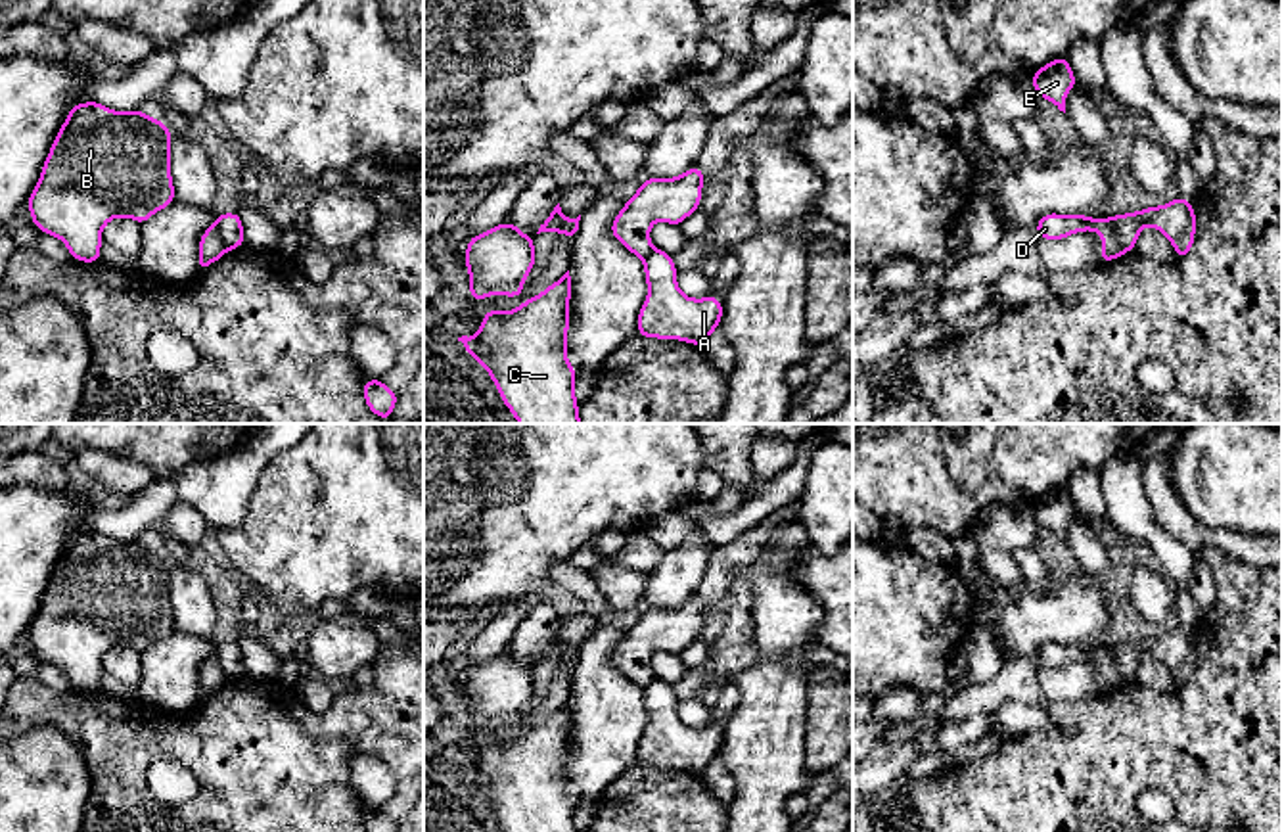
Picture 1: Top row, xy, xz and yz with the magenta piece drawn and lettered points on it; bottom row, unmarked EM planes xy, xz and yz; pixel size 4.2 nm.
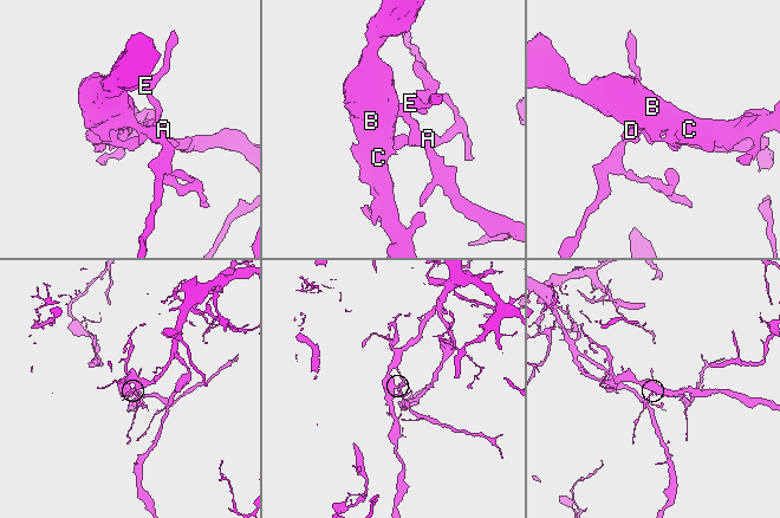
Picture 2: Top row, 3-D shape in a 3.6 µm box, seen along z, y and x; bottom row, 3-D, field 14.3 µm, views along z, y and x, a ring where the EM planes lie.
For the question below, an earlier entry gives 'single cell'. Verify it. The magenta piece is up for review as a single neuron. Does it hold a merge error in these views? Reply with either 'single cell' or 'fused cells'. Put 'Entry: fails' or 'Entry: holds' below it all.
fused cells
Entry: fails

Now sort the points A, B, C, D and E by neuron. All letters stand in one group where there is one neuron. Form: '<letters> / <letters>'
A / B C D E

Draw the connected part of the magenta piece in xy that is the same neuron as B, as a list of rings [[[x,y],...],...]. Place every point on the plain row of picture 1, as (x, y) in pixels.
[[[98,531],[73,535],[25,633],[33,654],[59,667],[73,688],[100,692],[102,658],[111,648],[126,646],[144,654],[174,631],[171,569],[172,562],[163,548],[151,548],[140,539],[119,543]]]

